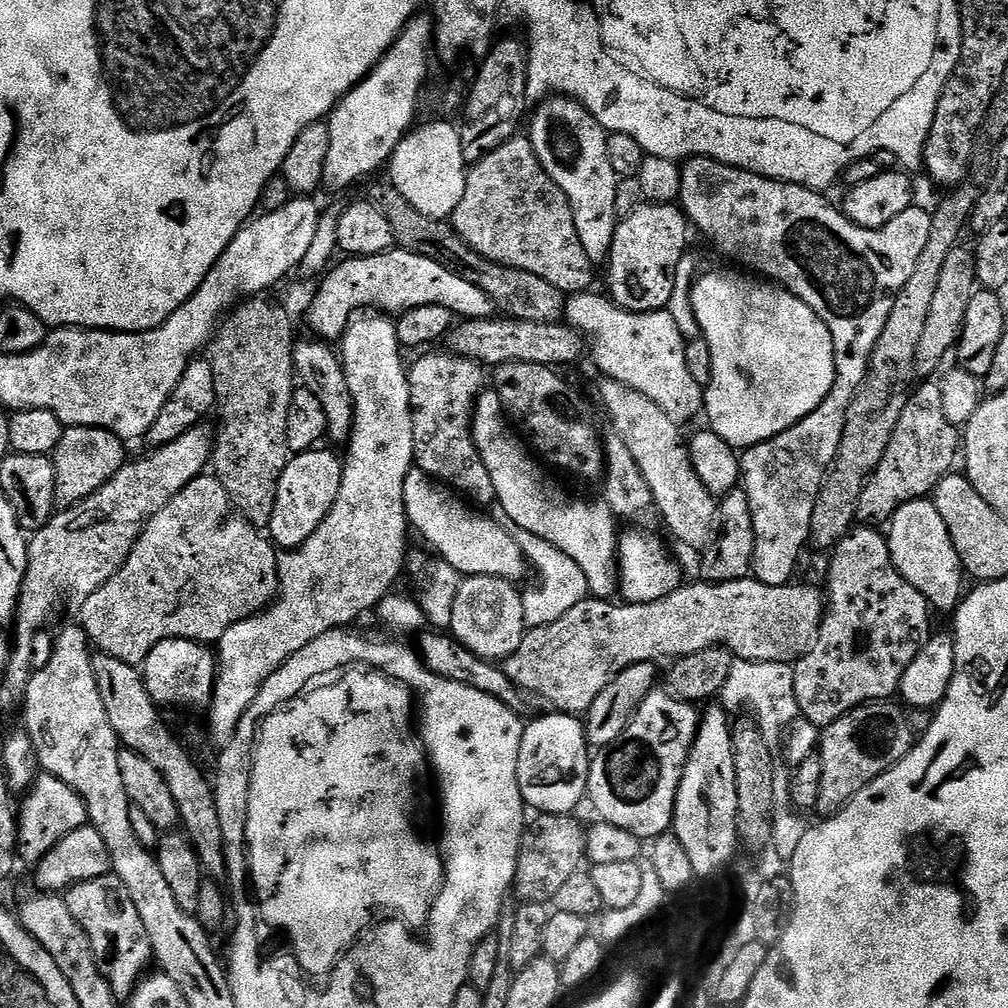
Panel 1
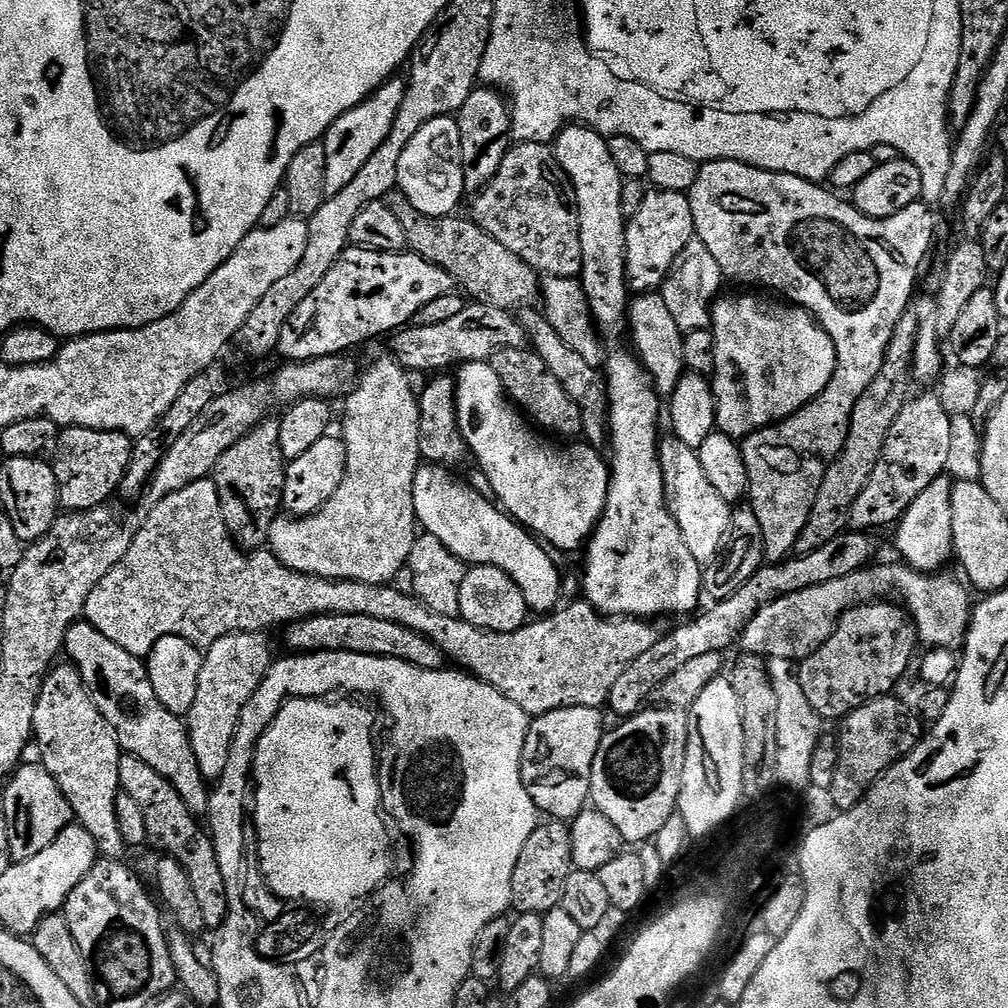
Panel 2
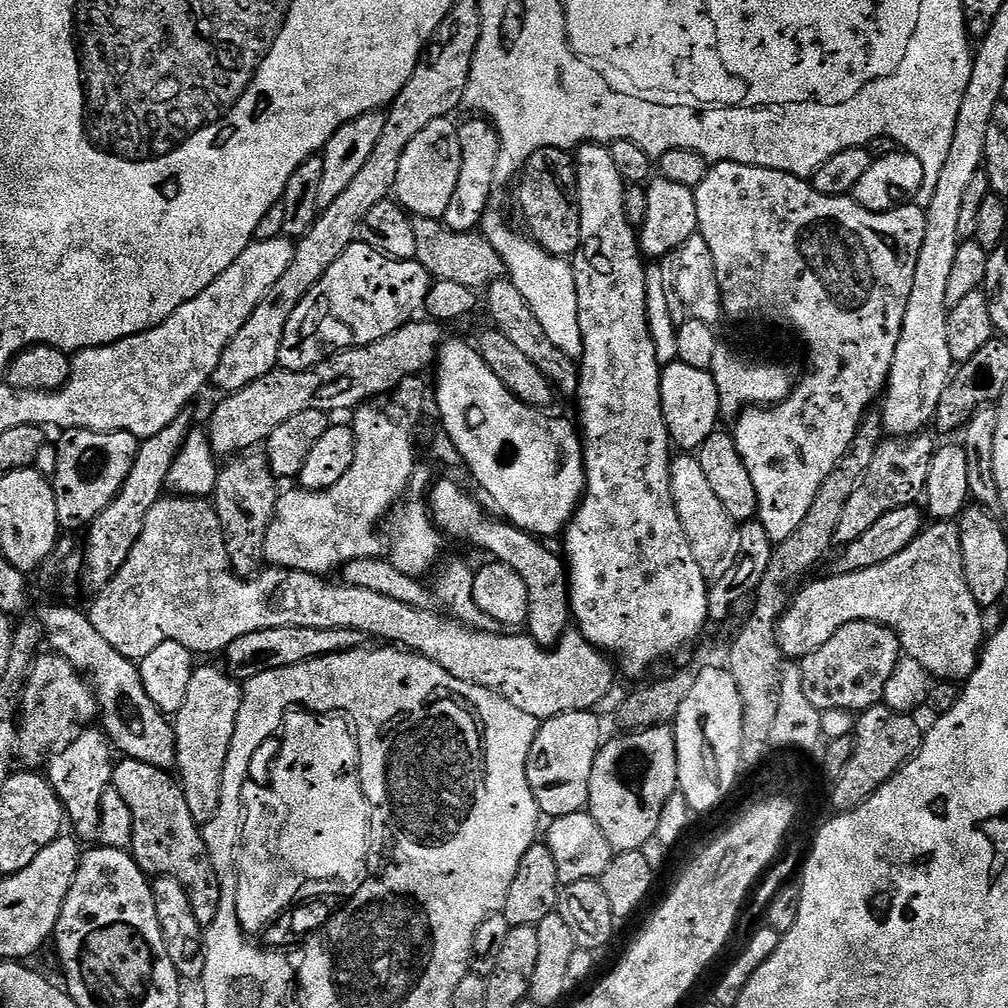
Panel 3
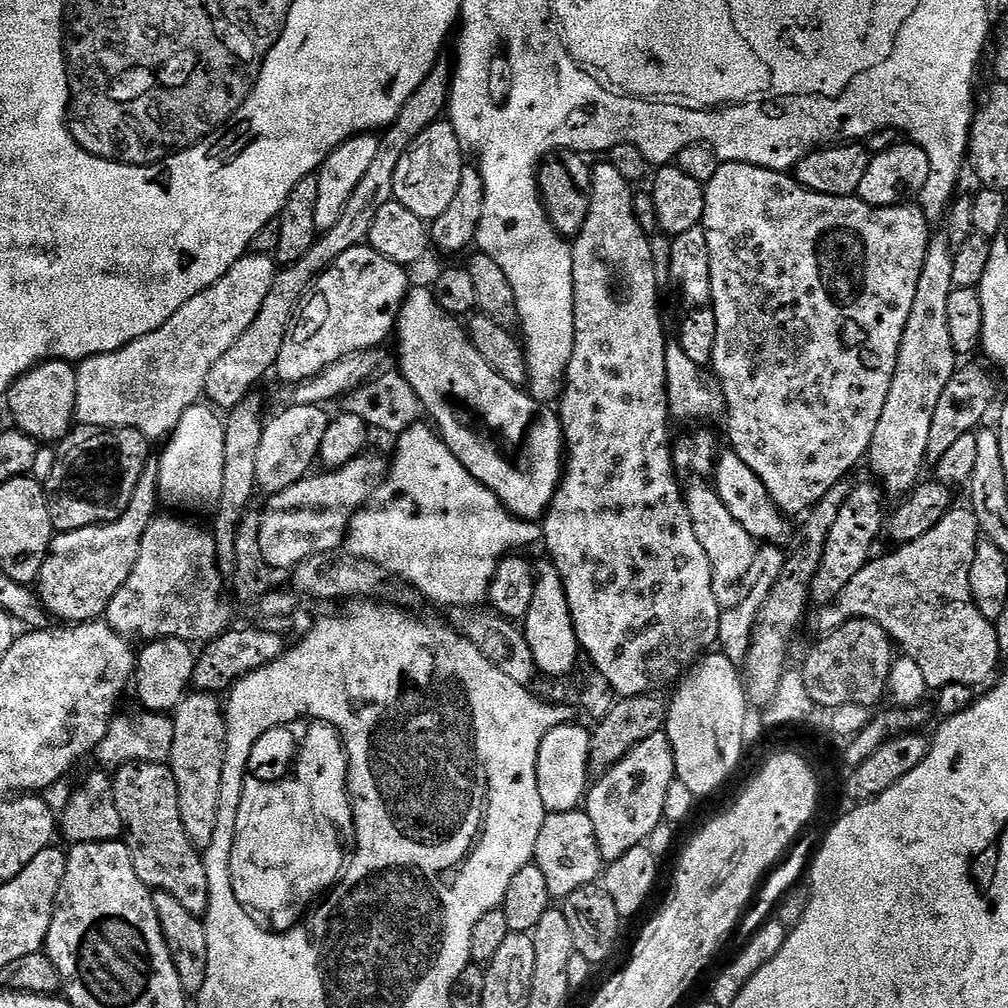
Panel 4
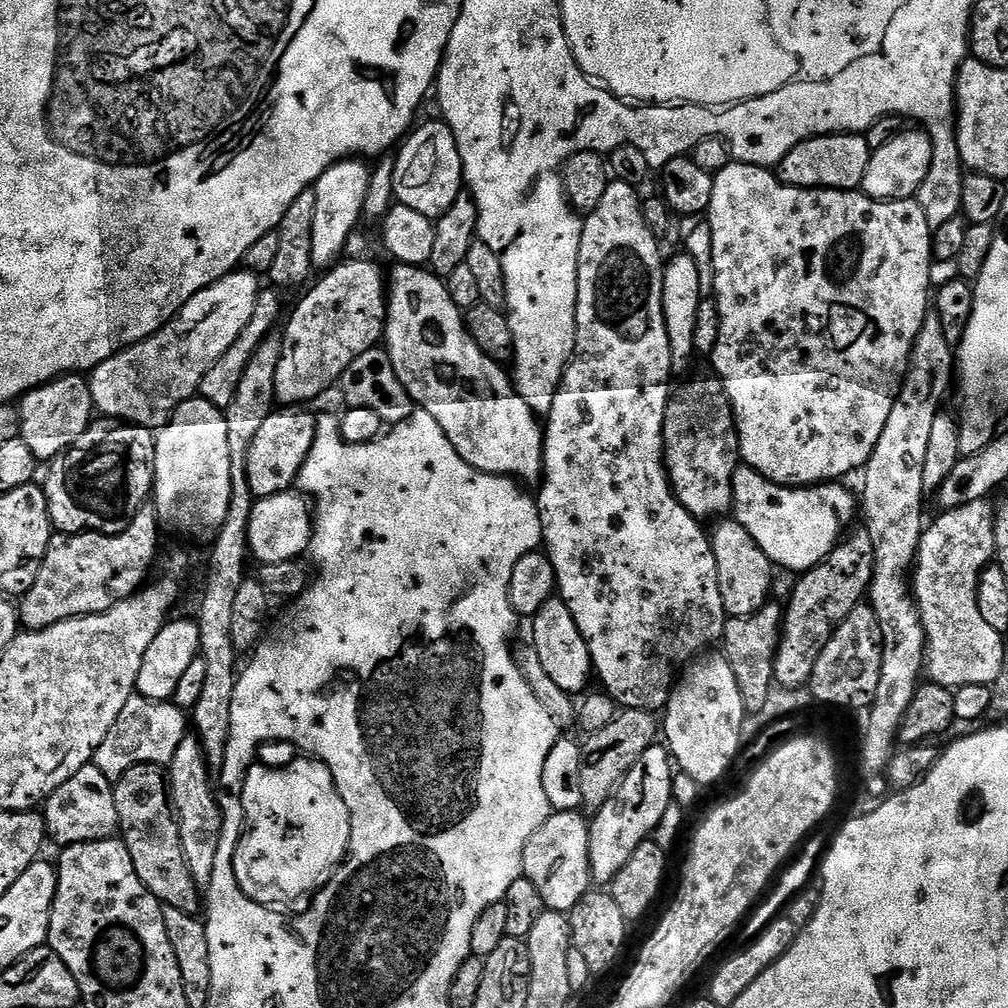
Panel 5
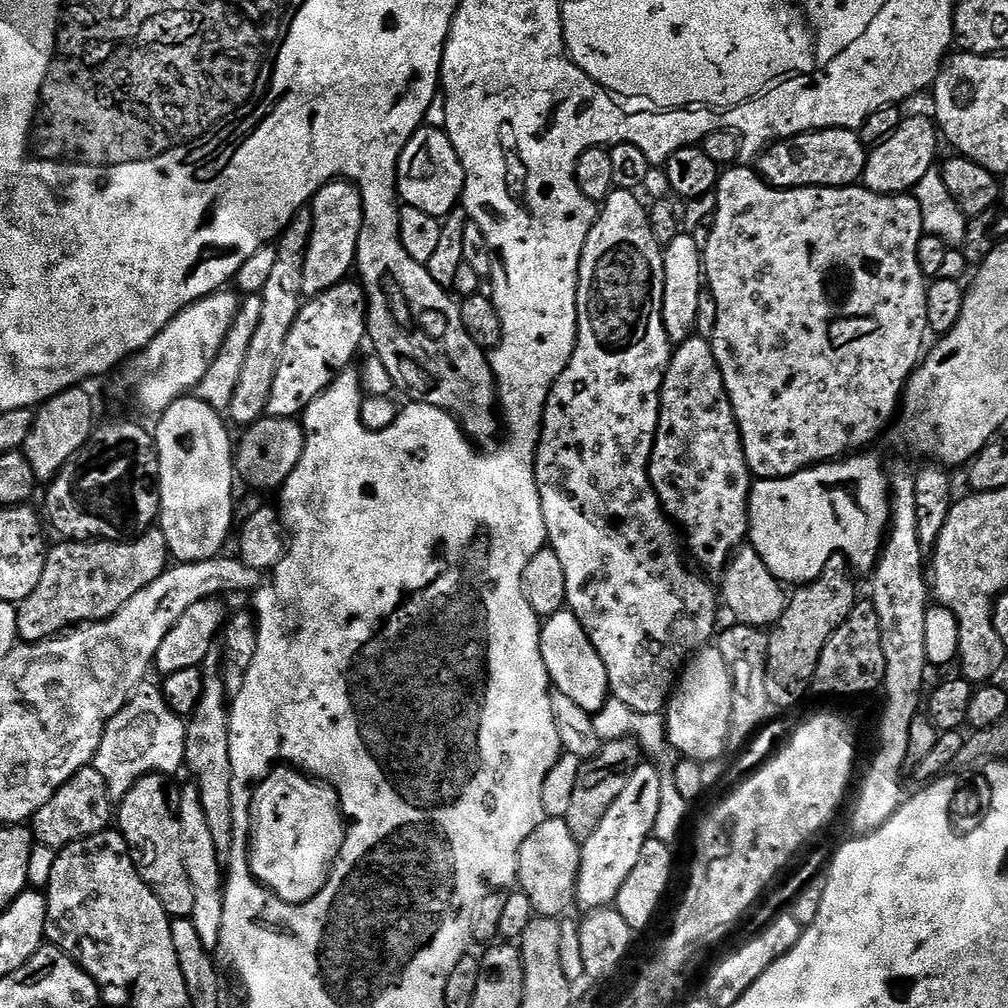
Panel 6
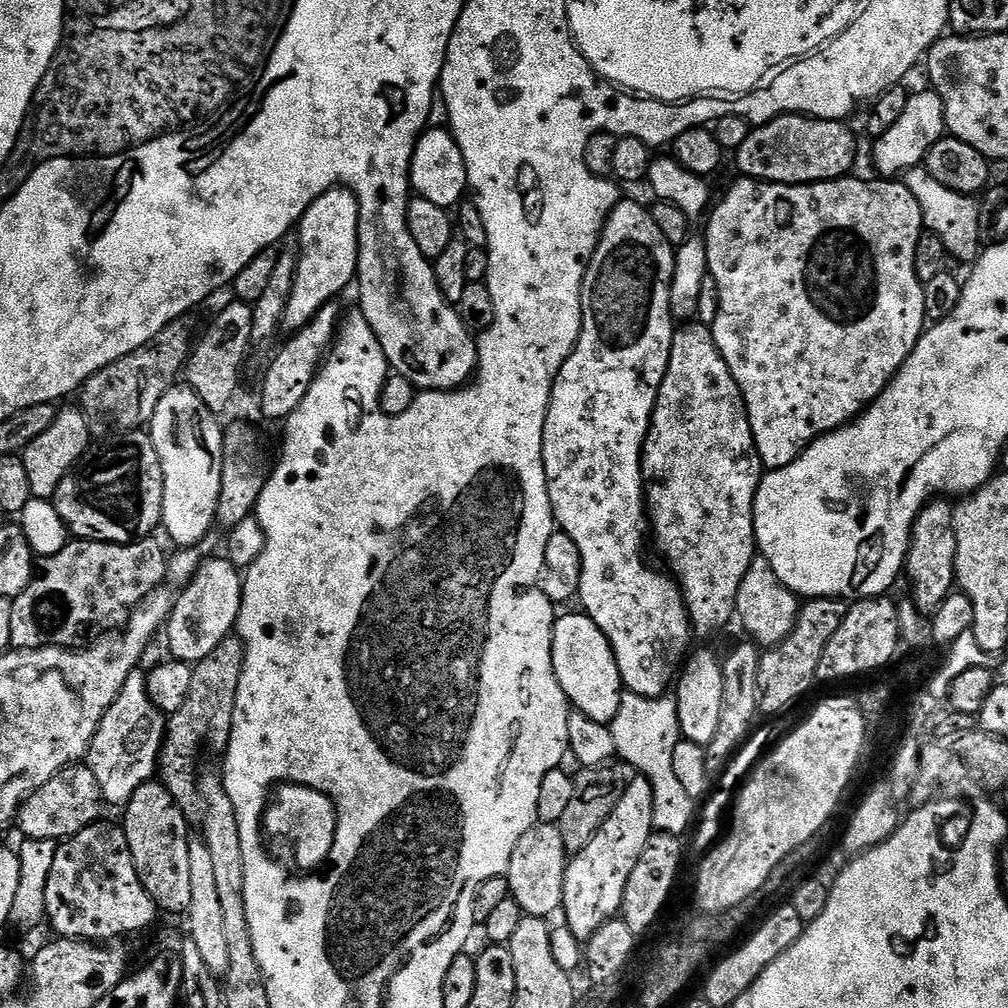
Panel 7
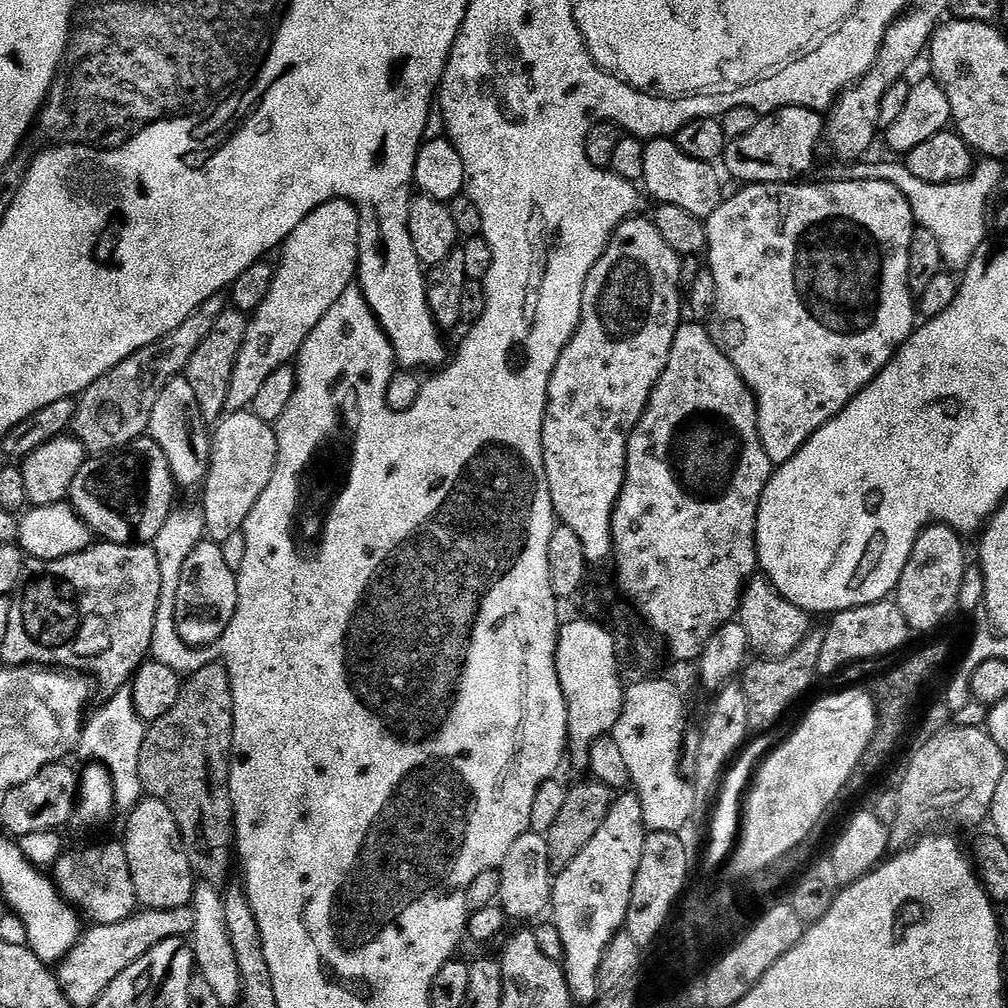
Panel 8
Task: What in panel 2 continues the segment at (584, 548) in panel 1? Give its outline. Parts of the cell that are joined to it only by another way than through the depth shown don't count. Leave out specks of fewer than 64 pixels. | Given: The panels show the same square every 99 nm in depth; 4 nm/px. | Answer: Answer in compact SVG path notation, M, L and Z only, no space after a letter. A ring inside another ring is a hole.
M479 360L459 365L455 373L456 413L458 426L464 441L468 443L469 453L476 456L475 463L490 478L494 486L499 507L507 512L516 523L535 534L545 545L551 546L557 553L576 552L587 545L596 530L596 523L604 513L608 497L608 477L610 464L604 460L601 449L593 448L584 442L553 442L545 438L525 417L519 408L508 398L502 386L502 378L494 374L491 363Z

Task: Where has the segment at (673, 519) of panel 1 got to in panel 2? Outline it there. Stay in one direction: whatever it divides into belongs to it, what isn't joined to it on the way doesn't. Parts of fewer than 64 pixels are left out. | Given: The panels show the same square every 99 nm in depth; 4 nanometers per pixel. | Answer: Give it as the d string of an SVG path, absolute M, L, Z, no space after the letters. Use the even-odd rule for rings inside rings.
M673 434L661 439L660 465L668 509L674 522L678 522L678 530L682 530L682 539L686 541L690 554L694 554L701 566L714 563L724 544L726 548L732 530L733 505L728 504L726 498L721 498L714 486L710 486L710 481L702 470L699 451Z

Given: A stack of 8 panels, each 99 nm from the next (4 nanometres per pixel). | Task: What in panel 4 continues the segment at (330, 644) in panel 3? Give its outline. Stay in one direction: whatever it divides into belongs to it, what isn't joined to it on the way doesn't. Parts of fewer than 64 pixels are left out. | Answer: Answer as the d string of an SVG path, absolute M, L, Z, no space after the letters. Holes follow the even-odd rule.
M244 628L241 632L229 630L199 649L192 671L191 687L197 692L227 693L235 688L242 677L274 662L285 651L286 643L284 644L283 638L276 632L267 632L264 628Z

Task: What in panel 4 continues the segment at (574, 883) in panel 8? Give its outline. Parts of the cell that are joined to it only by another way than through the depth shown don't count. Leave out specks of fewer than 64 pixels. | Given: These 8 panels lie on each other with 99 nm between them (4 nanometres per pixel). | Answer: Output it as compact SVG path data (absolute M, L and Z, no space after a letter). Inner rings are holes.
M656 732L650 738L638 742L634 750L626 754L613 768L599 777L600 780L591 785L586 793L586 811L590 822L594 822L594 838L598 838L598 850L605 862L622 858L626 850L634 850L634 846L644 844L648 835L664 820L666 806L666 790L670 790L670 782L677 779L675 756L668 741L668 733Z

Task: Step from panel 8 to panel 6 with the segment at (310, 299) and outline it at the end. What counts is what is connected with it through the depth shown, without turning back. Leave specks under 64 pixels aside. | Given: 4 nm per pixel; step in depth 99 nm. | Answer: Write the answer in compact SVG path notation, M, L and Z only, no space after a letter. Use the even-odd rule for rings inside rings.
M334 180L324 187L310 205L312 237L306 254L306 274L302 274L302 290L311 298L330 290L335 284L349 279L358 260L358 245L362 230L362 198L360 189L346 180Z

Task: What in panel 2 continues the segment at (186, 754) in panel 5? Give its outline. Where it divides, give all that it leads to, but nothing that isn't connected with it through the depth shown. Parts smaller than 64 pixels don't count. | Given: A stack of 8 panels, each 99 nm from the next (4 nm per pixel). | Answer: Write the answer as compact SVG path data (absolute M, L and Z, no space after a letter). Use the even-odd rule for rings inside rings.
M235 632L226 638L218 638L218 642L211 644L203 653L202 674L198 674L198 694L194 694L194 706L190 706L186 723L194 758L198 758L198 770L208 782L222 778L242 710L246 702L254 698L254 690L258 690L274 663L268 638L263 632Z

